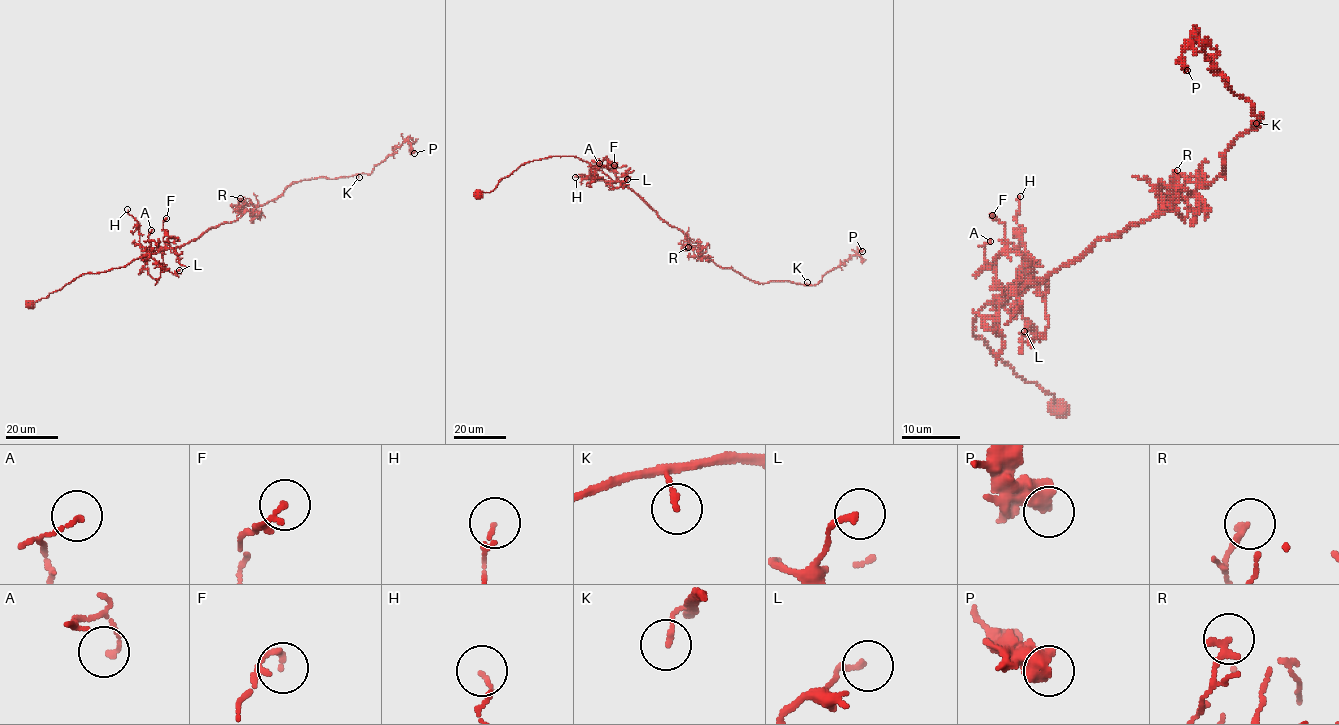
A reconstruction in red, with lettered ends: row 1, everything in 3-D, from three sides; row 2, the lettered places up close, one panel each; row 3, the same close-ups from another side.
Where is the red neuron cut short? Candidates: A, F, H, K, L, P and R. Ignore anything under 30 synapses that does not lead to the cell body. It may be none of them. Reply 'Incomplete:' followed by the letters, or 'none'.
Incomplete: none

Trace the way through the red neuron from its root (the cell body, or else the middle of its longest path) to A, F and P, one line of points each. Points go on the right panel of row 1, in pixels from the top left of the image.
A: (1056, 406), (1050, 393), (1027, 383), (974, 335), (976, 315), (1001, 294), (985, 258), (990, 241)
F: (1056, 406), (1050, 393), (1027, 383), (974, 335), (976, 315), (1032, 274), (992, 215)
P: (1056, 406), (974, 335), (974, 321), (1223, 171), (1223, 154), (1262, 116), (1195, 39), (1187, 70)

